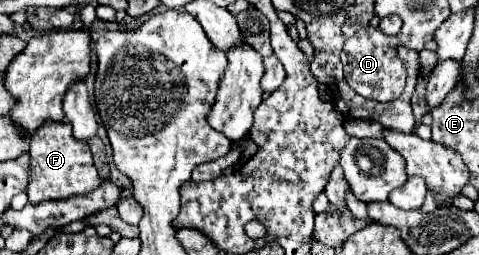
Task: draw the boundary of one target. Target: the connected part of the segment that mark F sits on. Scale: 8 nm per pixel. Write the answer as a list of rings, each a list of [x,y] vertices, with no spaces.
[[[46,120],[30,138],[30,184],[28,184],[28,200],[30,204],[40,204],[44,200],[66,200],[76,194],[88,194],[88,190],[96,190],[100,186],[102,178],[98,176],[98,170],[92,160],[92,152],[88,144],[82,140],[76,140],[72,136],[72,126],[68,122],[54,122]]]

